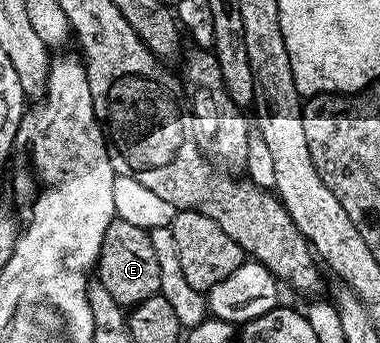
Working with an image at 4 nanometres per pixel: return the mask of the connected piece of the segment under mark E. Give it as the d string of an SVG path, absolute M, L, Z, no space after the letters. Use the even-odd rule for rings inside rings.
M116 219L109 223L97 262L97 280L113 295L119 307L134 307L161 290L161 267L148 230Z

